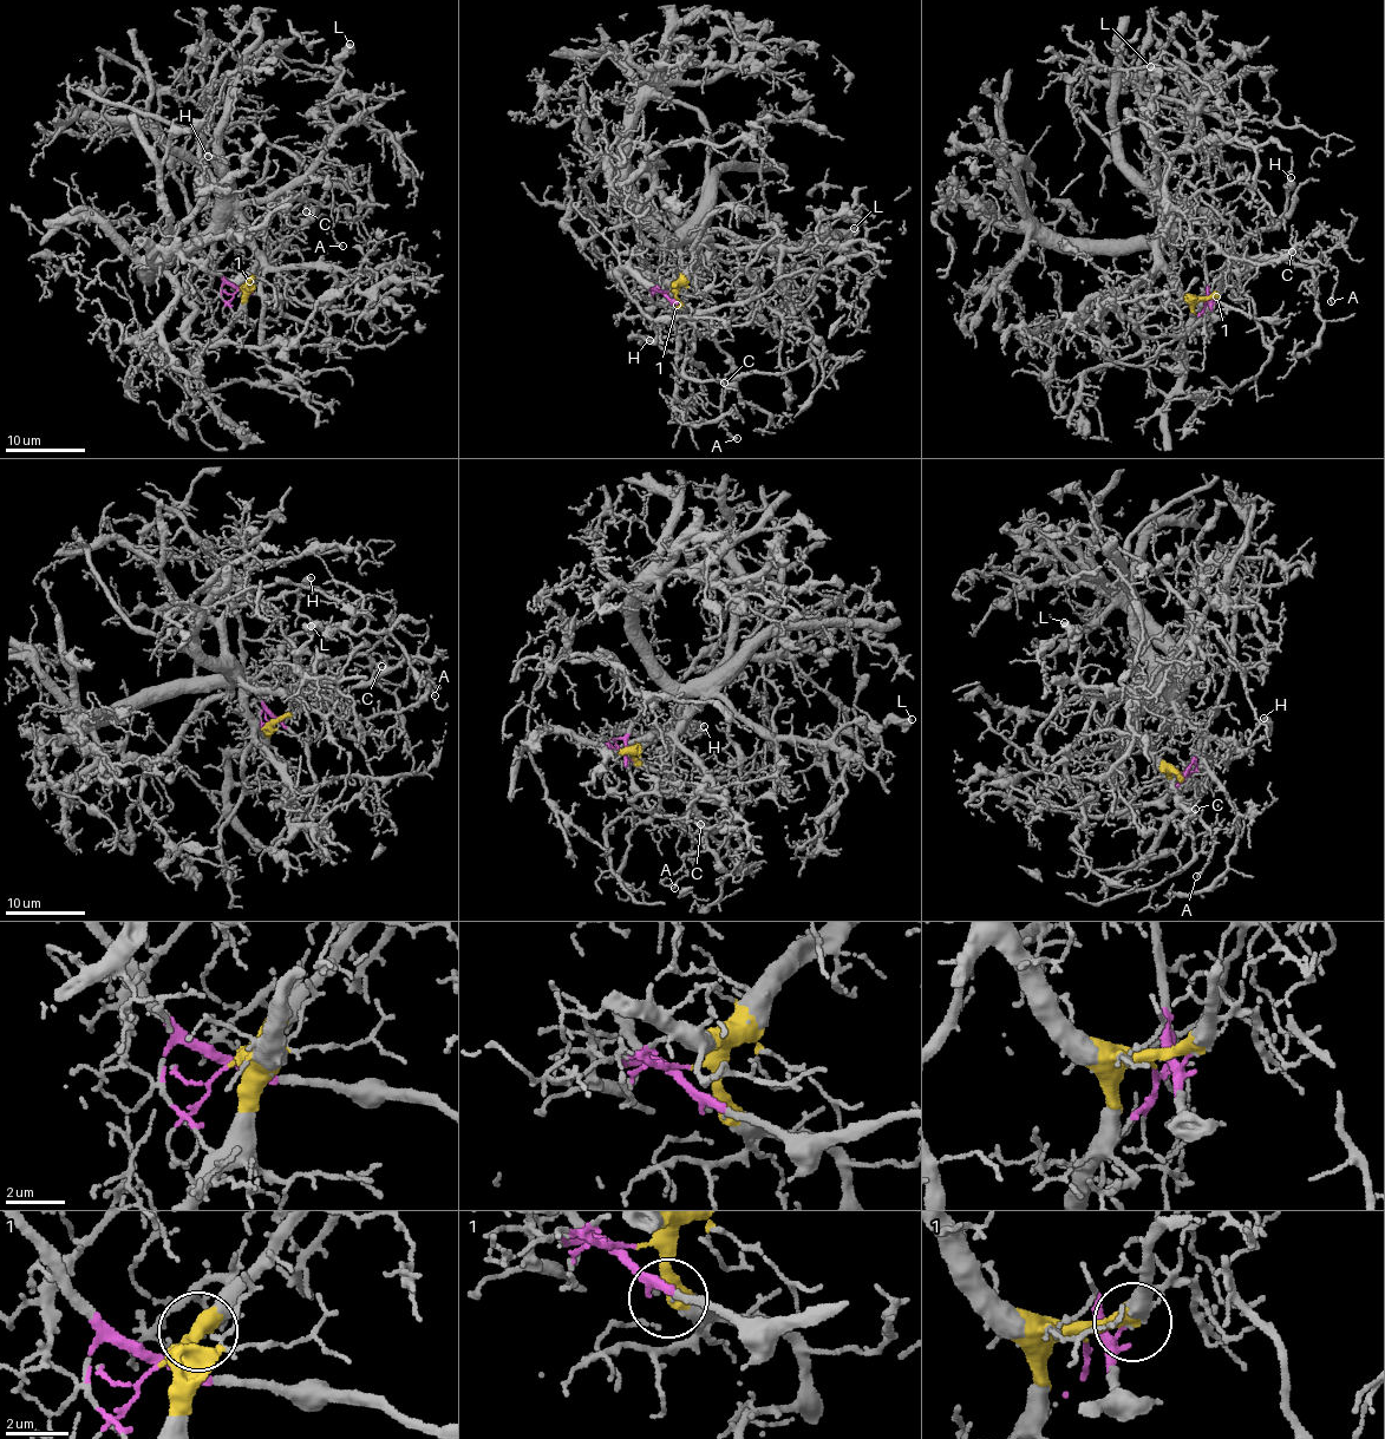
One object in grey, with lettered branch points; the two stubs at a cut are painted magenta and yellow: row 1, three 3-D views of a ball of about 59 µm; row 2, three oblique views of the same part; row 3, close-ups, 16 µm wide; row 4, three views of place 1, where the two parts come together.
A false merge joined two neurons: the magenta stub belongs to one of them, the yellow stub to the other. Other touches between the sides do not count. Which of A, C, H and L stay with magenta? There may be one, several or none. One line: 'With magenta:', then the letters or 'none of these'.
With magenta: none of these

